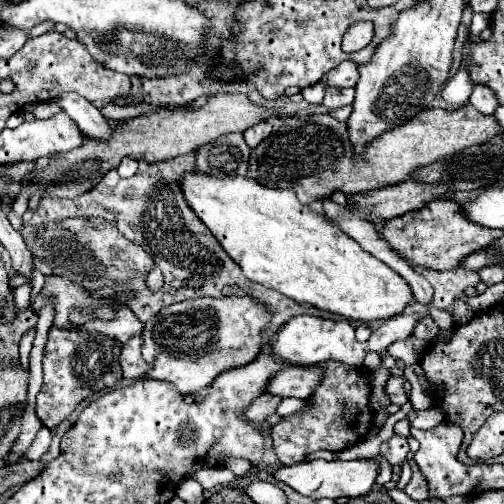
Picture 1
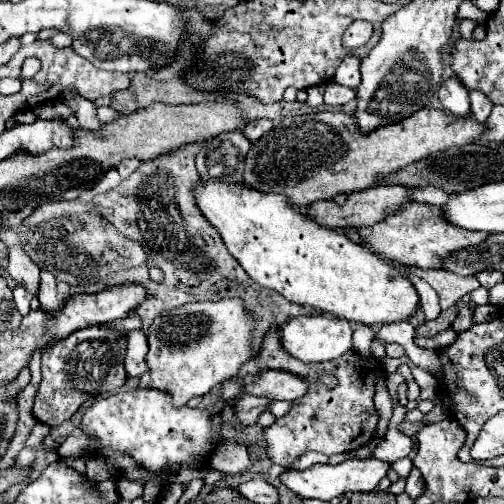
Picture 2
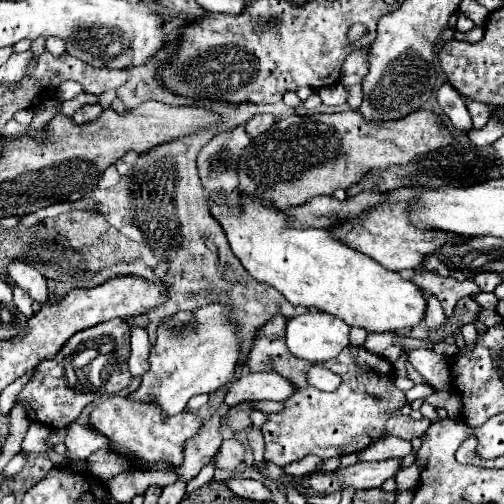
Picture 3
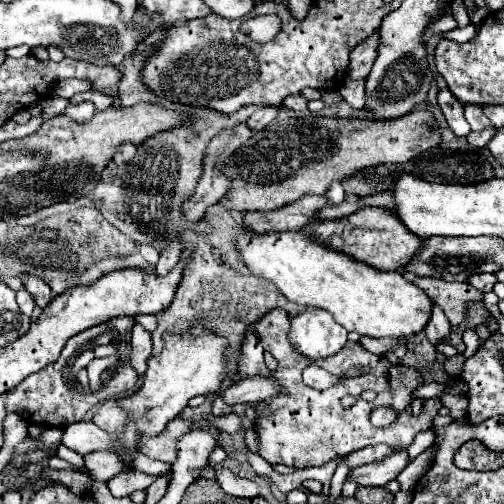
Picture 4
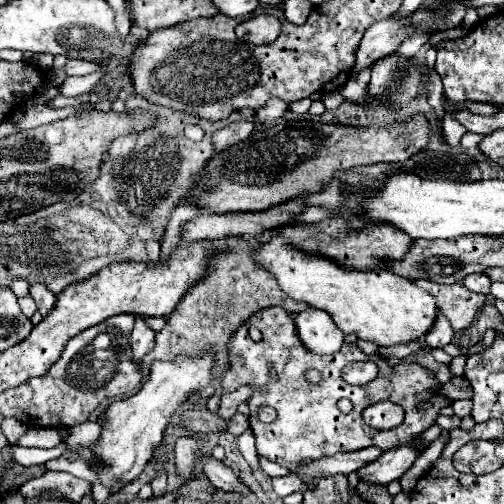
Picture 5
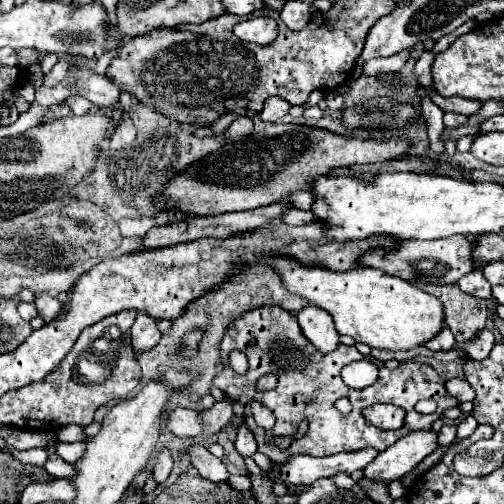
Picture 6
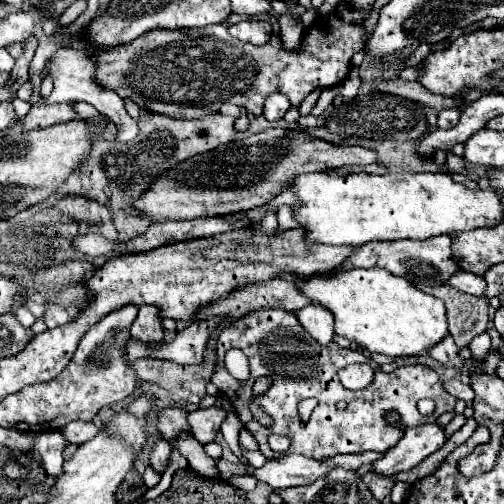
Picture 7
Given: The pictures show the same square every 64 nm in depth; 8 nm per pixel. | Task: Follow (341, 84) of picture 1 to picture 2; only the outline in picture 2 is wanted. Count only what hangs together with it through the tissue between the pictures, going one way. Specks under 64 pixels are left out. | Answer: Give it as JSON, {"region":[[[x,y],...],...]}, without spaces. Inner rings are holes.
{"region":[[[346,56],[340,68],[336,68],[336,74],[332,80],[342,86],[356,88],[360,84],[360,60],[356,56]]]}

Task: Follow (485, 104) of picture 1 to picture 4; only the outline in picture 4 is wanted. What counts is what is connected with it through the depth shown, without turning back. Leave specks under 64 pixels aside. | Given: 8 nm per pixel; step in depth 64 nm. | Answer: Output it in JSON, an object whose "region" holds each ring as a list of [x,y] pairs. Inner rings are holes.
{"region":[[[466,104],[466,106],[464,106],[464,114],[466,114],[466,120],[470,122],[472,130],[484,130],[484,128],[490,126],[490,120],[486,118],[486,114],[482,112],[480,106]]]}

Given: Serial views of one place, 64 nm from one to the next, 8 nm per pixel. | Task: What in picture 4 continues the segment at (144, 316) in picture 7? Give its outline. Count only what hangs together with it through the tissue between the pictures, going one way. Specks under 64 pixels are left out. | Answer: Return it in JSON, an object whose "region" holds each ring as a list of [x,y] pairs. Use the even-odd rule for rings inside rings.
{"region":[[[134,324],[132,328],[132,354],[130,354],[130,362],[134,366],[134,370],[142,376],[146,372],[146,362],[152,354],[152,340],[150,340],[150,332],[144,330],[140,324]]]}

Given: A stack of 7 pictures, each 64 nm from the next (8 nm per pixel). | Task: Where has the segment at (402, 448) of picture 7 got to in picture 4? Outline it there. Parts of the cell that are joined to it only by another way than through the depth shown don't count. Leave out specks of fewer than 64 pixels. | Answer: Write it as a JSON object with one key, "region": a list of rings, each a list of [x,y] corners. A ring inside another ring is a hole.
{"region":[[[402,450],[402,452],[388,456],[388,460],[352,468],[348,478],[354,480],[358,486],[386,486],[406,468],[406,464],[408,464],[408,452]]]}

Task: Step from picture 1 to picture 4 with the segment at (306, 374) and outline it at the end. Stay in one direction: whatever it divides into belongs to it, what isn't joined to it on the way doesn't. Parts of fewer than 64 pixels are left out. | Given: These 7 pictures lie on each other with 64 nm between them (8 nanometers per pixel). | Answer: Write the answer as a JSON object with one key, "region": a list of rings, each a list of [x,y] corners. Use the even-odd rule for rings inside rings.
{"region":[[[250,376],[250,378],[242,378],[234,384],[230,384],[224,394],[222,400],[226,404],[250,404],[250,402],[262,402],[262,400],[270,400],[276,398],[282,392],[282,386],[278,384],[276,378],[264,378],[264,376]]]}

